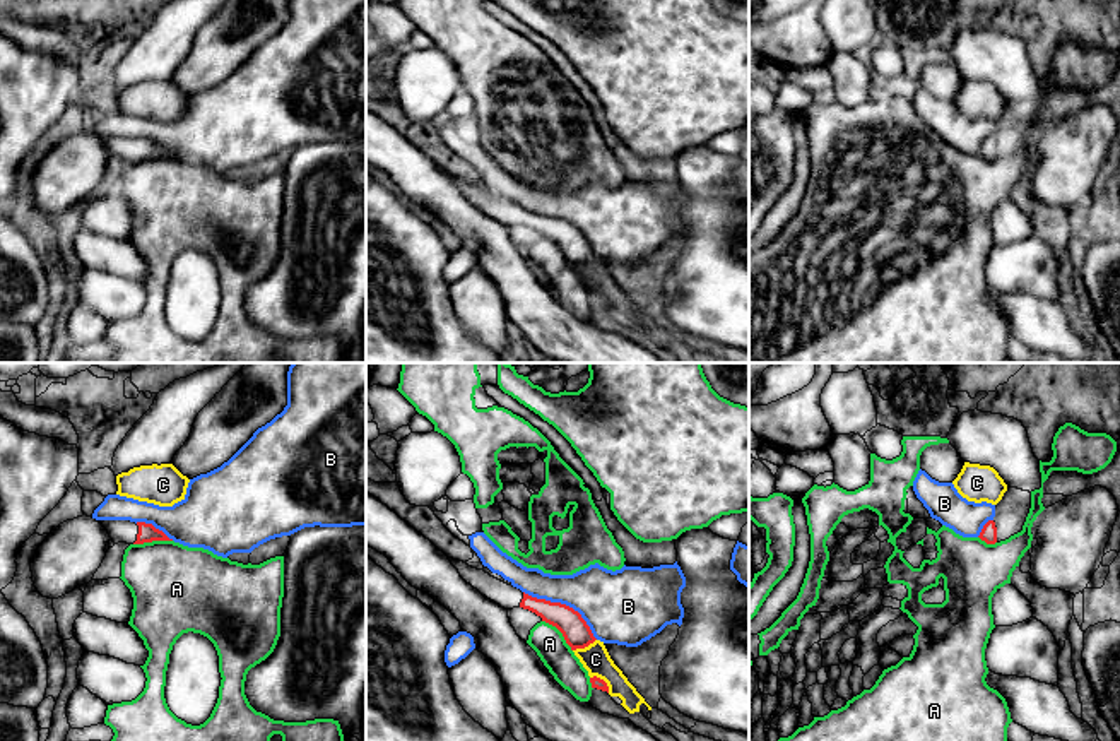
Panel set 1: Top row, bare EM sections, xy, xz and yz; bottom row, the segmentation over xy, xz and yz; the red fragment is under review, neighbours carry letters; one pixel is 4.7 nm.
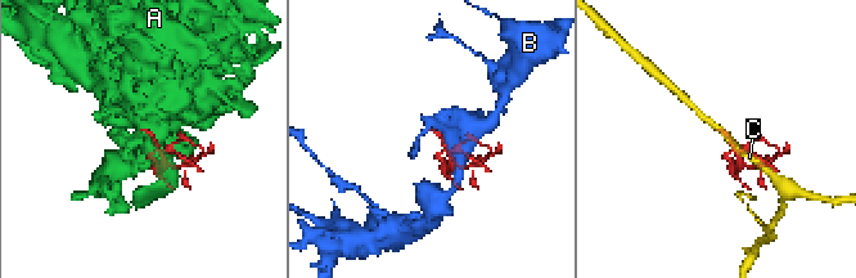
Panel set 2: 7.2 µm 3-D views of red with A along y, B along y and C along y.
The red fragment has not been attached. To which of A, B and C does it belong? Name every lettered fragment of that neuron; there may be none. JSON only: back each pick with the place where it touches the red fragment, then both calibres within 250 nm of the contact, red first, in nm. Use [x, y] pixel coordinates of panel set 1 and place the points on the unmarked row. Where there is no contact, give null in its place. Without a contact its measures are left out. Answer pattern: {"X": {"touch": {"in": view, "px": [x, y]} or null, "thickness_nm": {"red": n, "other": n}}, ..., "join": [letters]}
{"join": []}

